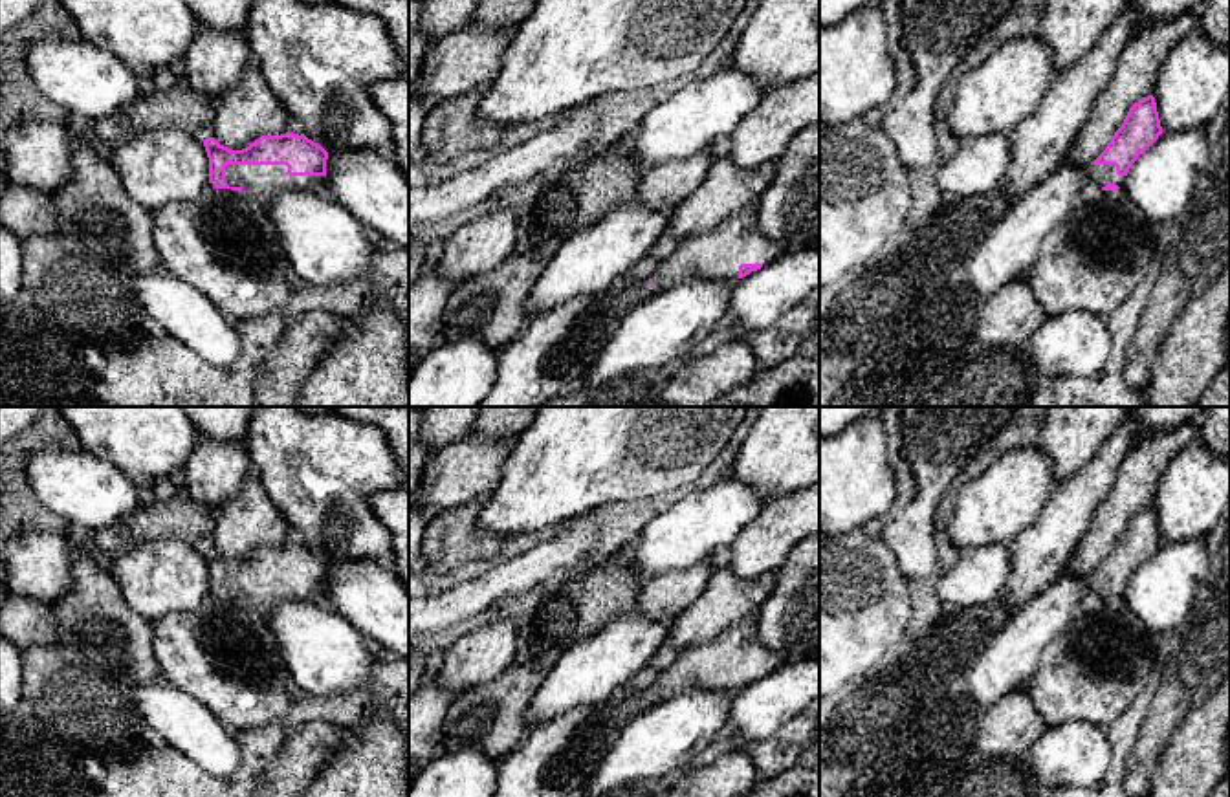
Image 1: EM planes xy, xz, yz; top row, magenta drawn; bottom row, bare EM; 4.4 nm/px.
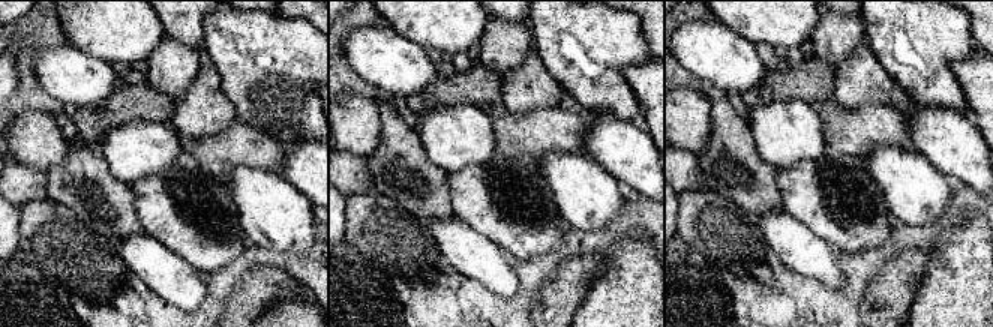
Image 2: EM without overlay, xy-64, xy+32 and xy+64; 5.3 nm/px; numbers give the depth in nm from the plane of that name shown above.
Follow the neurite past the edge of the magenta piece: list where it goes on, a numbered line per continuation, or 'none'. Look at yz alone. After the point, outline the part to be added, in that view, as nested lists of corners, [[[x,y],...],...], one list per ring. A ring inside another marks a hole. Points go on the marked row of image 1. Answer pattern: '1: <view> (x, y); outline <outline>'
1: yz (1100, 174); outline [[[1089,165],[1085,169],[1089,181],[1096,183],[1098,187],[1105,187],[1107,183],[1115,183],[1122,189],[1126,176],[1116,174],[1115,165]]]

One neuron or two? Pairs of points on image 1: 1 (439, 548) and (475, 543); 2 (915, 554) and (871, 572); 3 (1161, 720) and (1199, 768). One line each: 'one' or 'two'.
1: one
2: two
3: two

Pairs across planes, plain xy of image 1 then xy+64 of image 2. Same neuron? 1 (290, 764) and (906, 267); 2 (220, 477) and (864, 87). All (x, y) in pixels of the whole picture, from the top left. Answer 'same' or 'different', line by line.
1: same
2: different

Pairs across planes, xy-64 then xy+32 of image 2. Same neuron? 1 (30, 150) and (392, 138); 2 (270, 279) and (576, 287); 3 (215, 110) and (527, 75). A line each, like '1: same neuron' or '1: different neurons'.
1: different neurons
2: same neuron
3: same neuron

